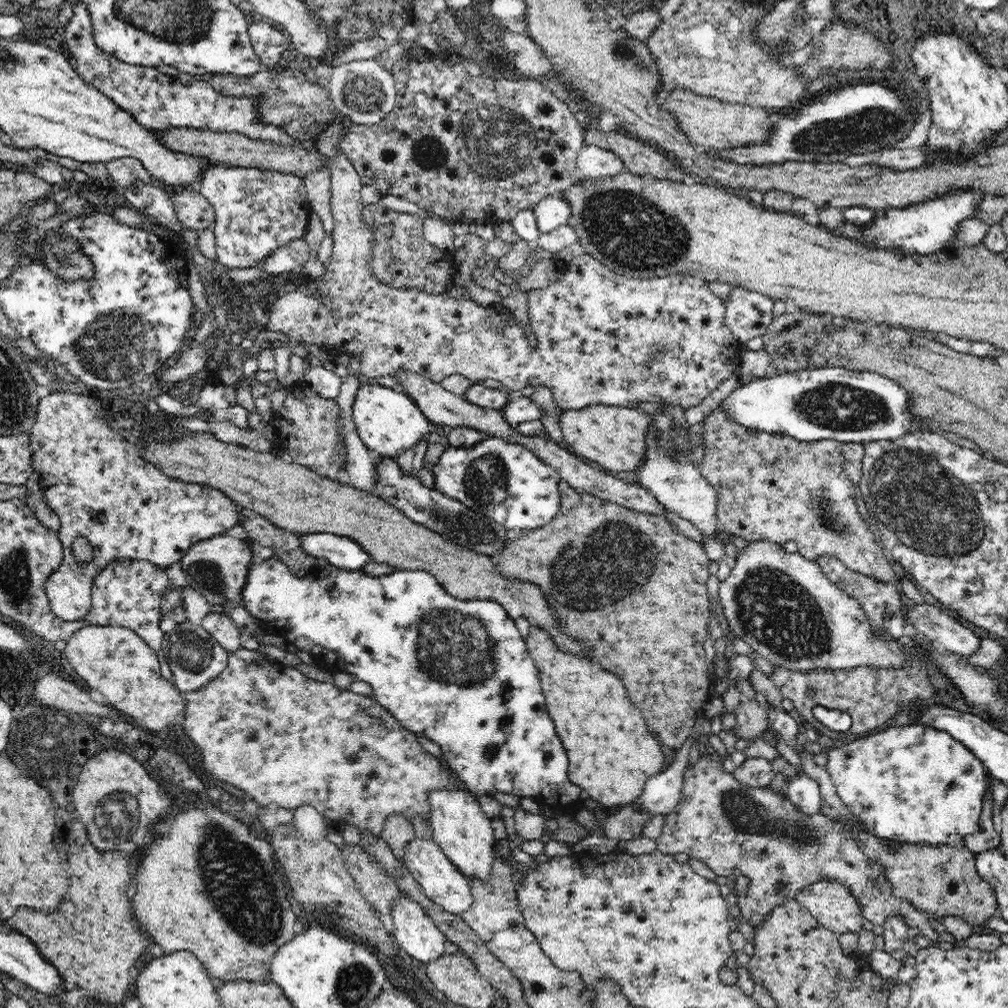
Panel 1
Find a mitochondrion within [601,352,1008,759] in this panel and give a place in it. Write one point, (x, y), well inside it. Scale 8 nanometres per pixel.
(920, 505)

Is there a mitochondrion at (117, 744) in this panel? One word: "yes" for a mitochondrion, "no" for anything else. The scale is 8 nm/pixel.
no

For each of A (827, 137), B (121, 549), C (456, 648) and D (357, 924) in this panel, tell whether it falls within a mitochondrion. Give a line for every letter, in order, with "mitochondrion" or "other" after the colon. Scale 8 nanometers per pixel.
A: mitochondrion
B: other
C: mitochondrion
D: mitochondrion

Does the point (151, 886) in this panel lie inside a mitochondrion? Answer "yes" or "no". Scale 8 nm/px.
no

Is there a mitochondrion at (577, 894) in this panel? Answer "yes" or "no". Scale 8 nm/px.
no

